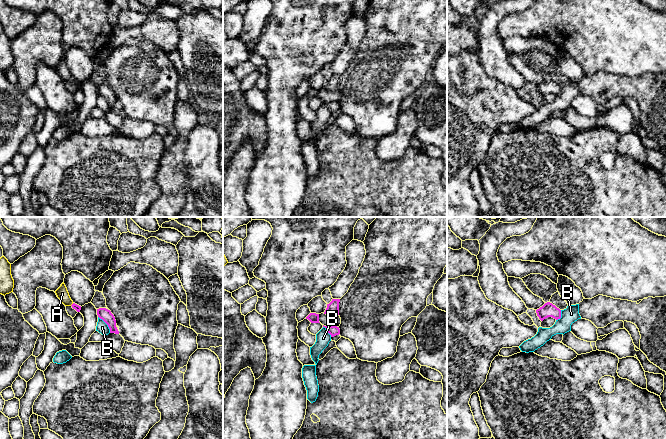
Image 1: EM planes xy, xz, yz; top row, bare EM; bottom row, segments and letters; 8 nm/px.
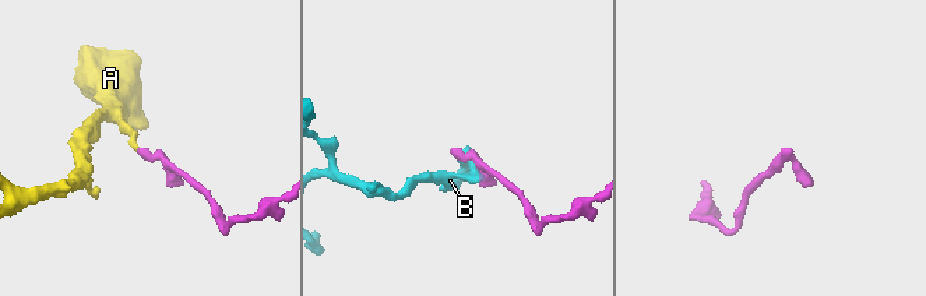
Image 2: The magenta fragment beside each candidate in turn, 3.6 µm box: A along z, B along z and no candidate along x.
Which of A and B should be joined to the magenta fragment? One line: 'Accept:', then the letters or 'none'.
Accept: A

